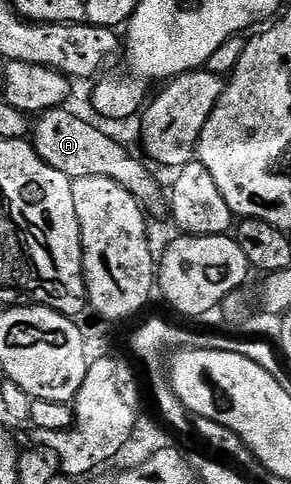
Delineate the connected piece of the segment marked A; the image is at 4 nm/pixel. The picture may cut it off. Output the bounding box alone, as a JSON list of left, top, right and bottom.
[30,110,160,202]

